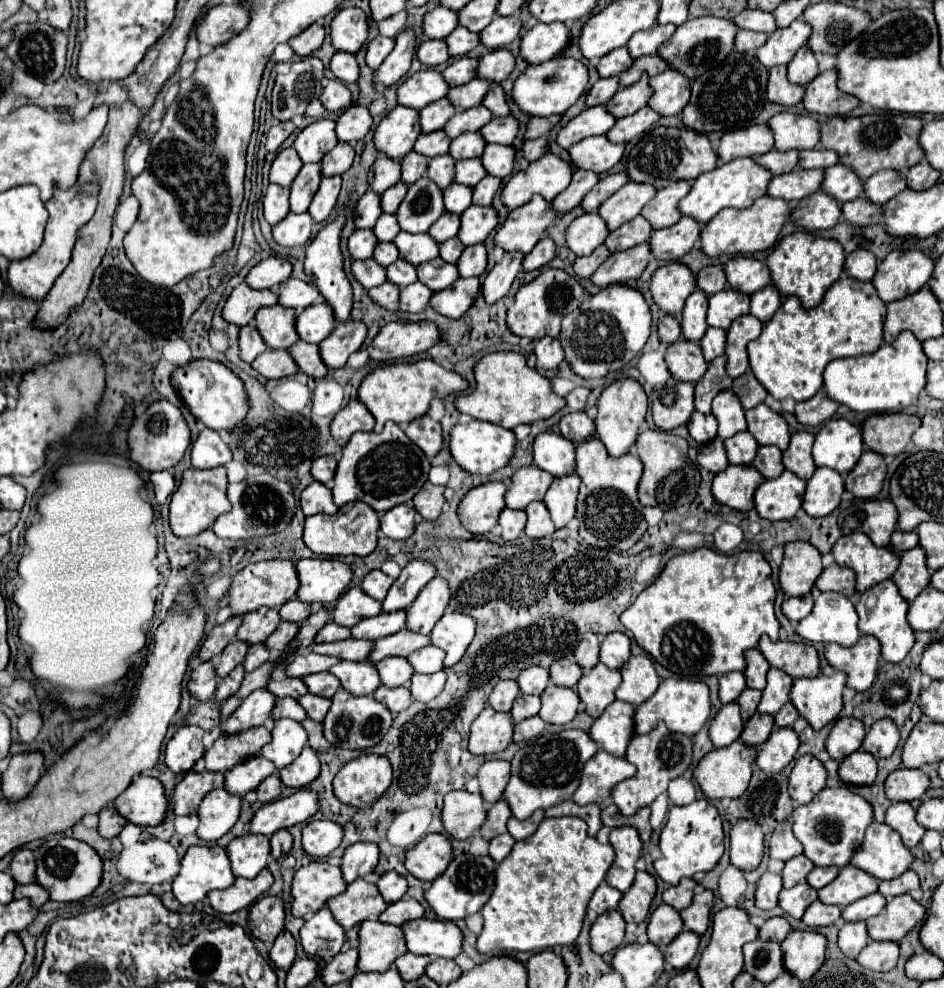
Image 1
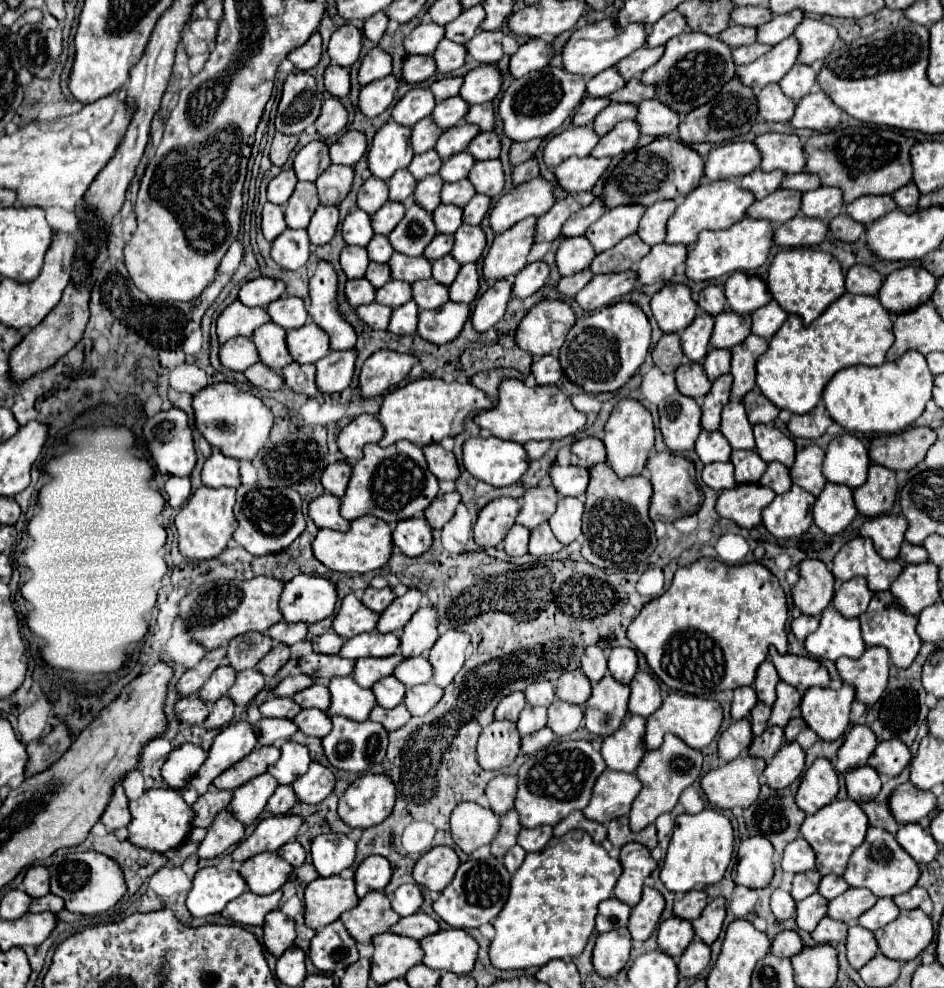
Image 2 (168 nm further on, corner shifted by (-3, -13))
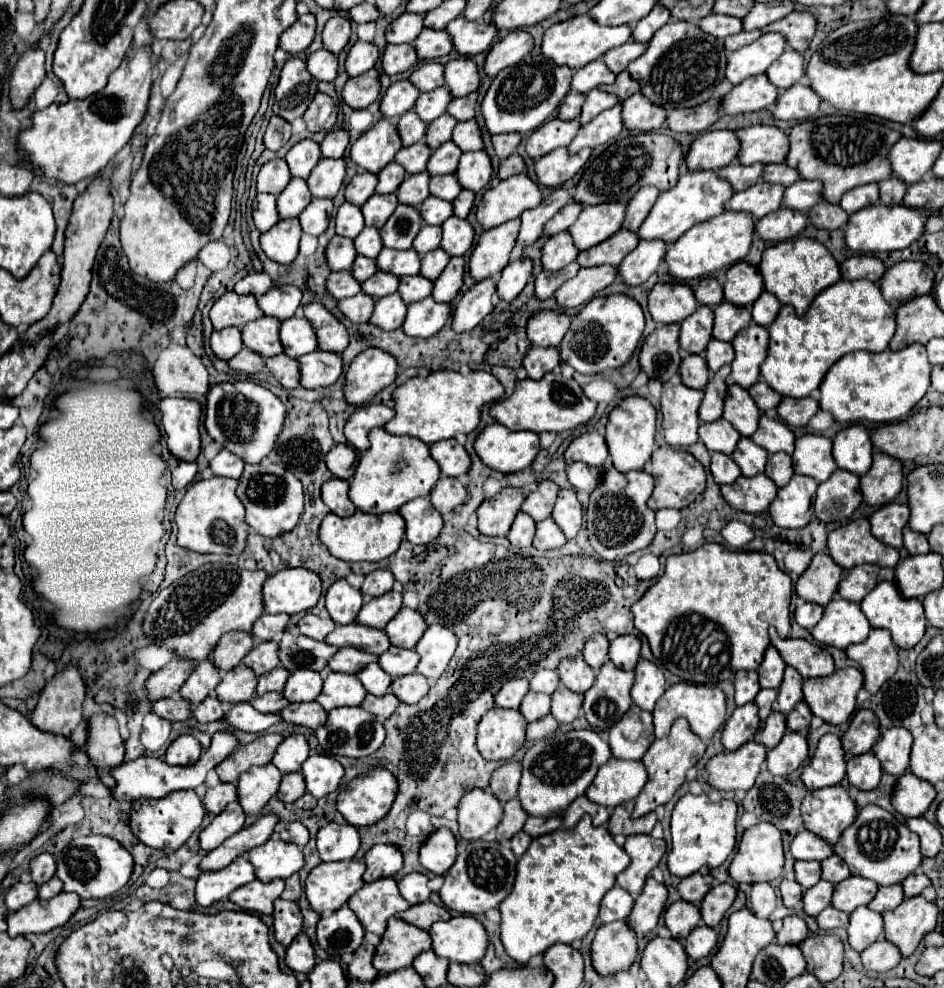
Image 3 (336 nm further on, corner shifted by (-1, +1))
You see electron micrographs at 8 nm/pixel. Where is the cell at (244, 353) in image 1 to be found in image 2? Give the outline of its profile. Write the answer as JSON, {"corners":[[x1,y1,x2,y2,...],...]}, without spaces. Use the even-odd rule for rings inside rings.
{"corners":[[232,338,228,340,222,348,220,348,220,362,224,364,224,368,228,370,236,370,236,372,244,372,246,368,250,368,252,364,256,364,258,352,254,346,252,338]]}

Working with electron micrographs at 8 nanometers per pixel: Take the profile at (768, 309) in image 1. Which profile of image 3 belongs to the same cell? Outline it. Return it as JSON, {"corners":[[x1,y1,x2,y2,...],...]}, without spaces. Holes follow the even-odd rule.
{"corners":[[764,292,752,306,752,320,758,326,770,326,776,320,778,310,780,310,778,298,774,298,770,292]]}

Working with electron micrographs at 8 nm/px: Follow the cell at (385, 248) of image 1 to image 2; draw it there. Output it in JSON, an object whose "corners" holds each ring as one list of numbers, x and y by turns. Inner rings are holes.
{"corners":[[370,262,368,266,368,272,366,272,366,278,372,282,374,288,382,288,388,280,390,280,390,270,386,264,376,264,376,262]]}

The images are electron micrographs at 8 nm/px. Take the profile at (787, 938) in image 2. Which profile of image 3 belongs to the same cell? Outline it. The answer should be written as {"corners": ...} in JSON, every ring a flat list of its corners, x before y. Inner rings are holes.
{"corners":[[786,916,782,930,776,934,780,944,800,944,808,936,808,926,800,916]]}

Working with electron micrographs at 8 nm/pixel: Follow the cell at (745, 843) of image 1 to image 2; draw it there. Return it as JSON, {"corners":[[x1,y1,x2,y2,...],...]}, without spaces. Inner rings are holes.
{"corners":[[764,836,746,838,738,848,738,868,734,882,746,888,764,888,774,876,774,848]]}

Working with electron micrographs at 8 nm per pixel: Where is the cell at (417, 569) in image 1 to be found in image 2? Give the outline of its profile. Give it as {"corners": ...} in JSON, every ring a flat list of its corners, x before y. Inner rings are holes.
{"corners":[[410,588,404,596,396,598,386,608,384,614,380,614,380,620,378,620,376,630,382,632,382,634,402,630,406,626,406,622,412,618,412,614,418,610,420,600,422,600,422,592,418,588]]}

